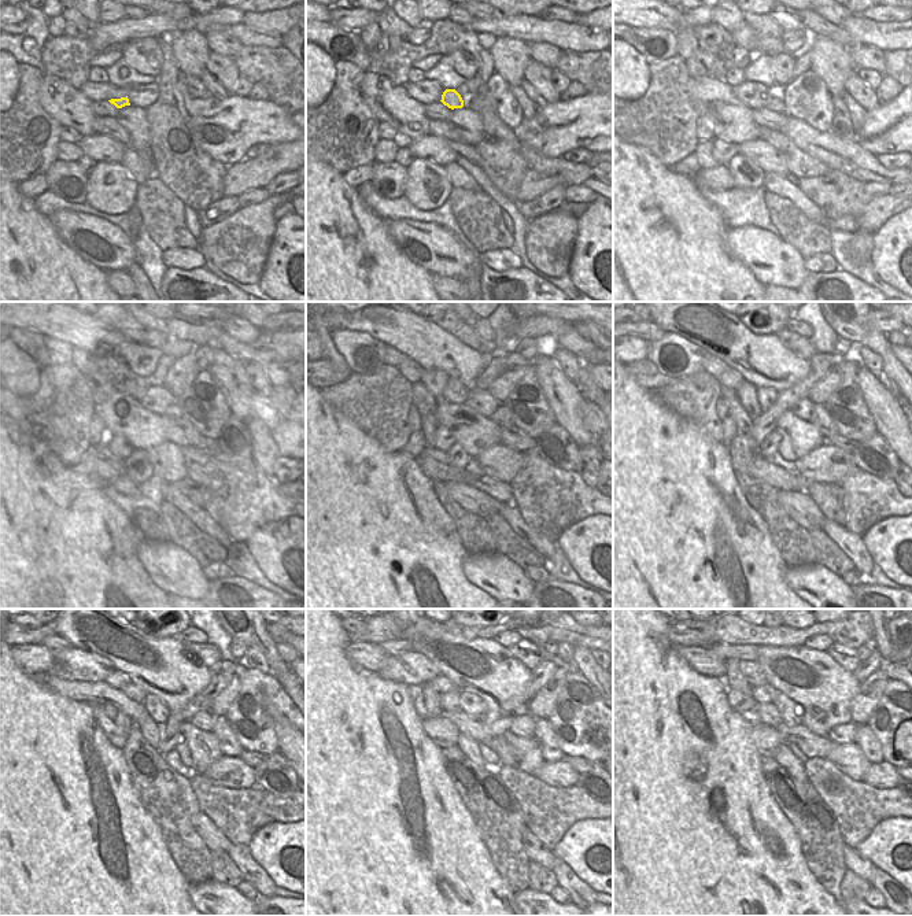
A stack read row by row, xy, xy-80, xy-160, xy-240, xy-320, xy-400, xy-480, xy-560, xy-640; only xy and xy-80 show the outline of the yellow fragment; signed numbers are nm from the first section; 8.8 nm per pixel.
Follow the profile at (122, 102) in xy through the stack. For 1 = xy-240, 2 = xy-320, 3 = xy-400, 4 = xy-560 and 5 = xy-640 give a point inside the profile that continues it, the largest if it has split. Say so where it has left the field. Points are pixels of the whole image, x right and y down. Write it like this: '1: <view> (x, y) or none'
1: xy-240 (174, 414)
2: xy-320 (502, 416)
3: xy-400 (819, 417)
4: xy-560 (543, 734)
5: xy-640 (867, 741)

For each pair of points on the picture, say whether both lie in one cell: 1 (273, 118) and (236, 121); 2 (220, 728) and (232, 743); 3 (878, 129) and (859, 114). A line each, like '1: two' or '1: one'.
1: one
2: one
3: two

